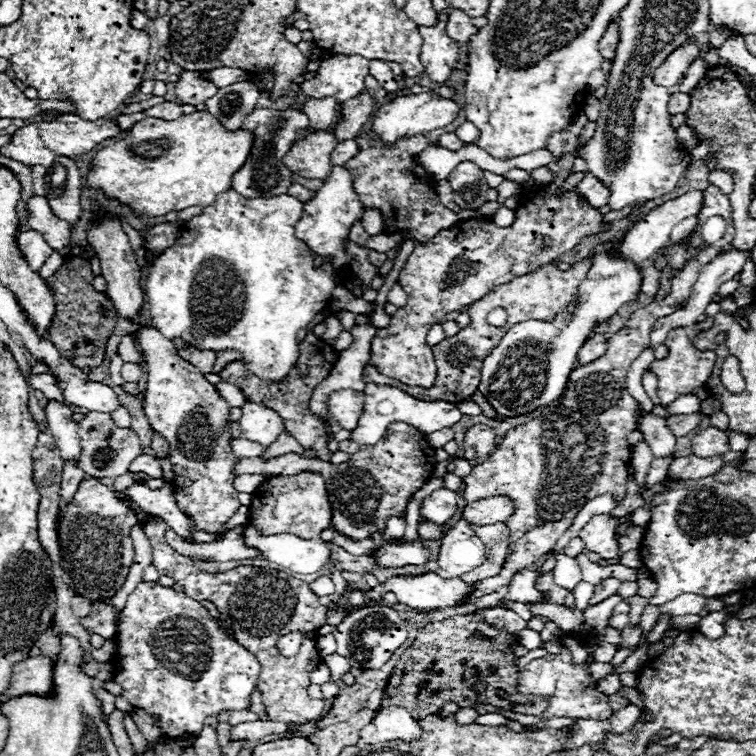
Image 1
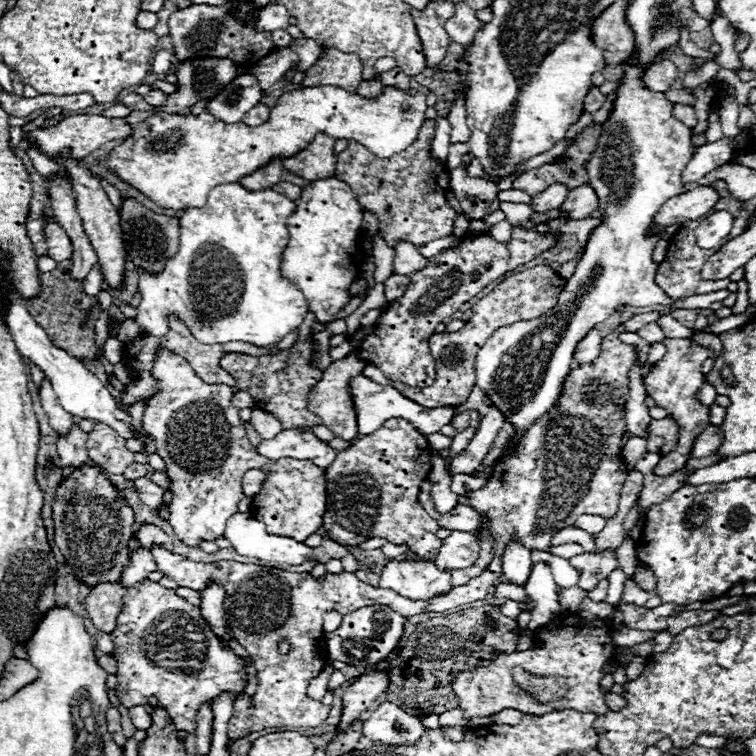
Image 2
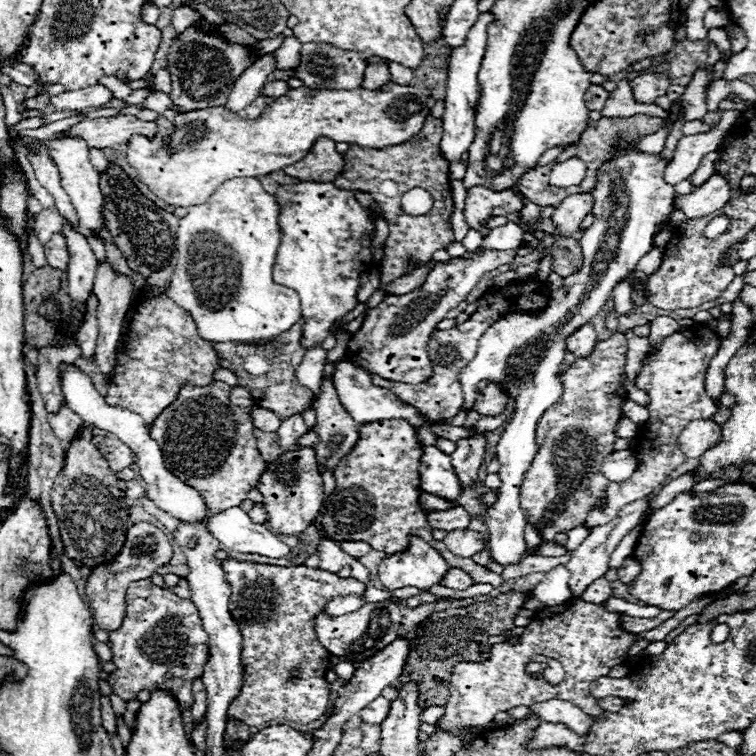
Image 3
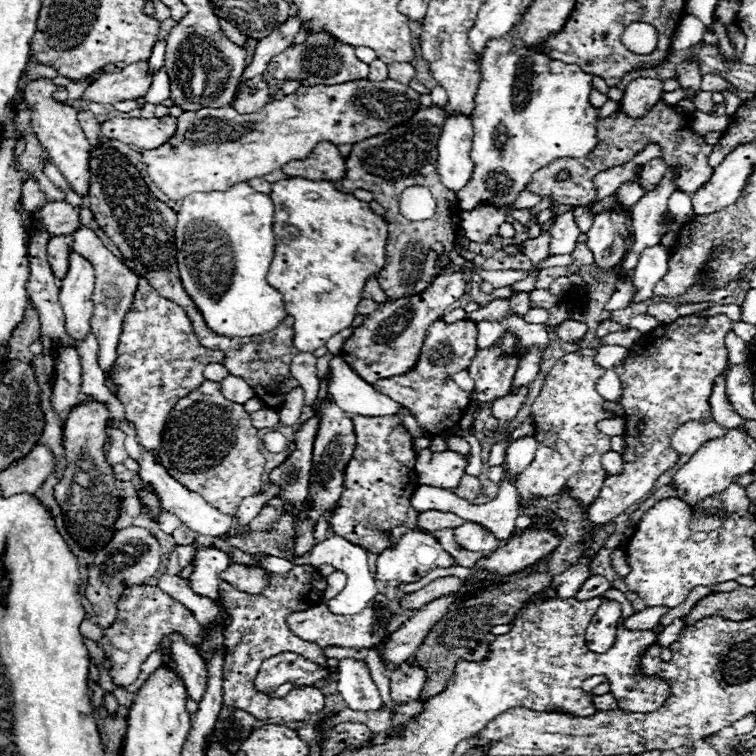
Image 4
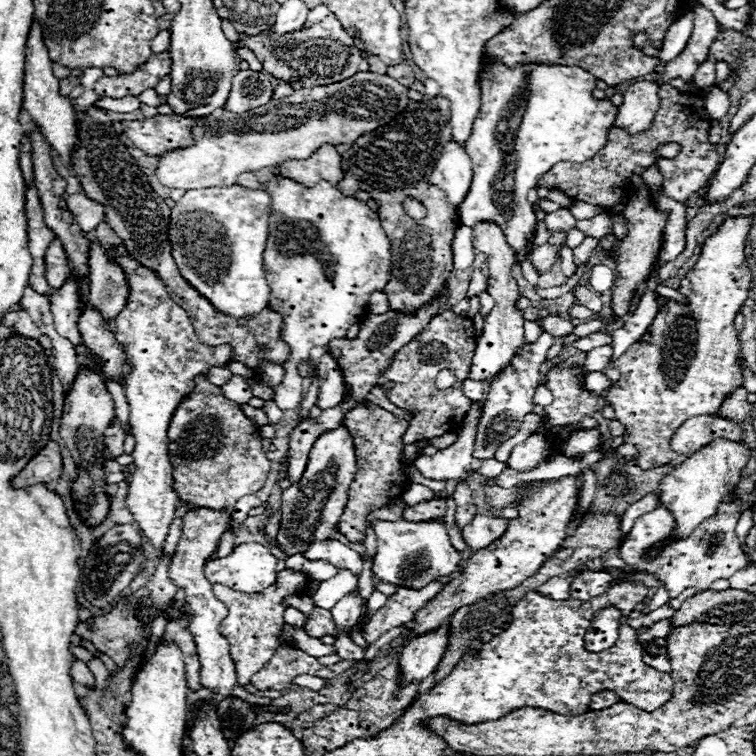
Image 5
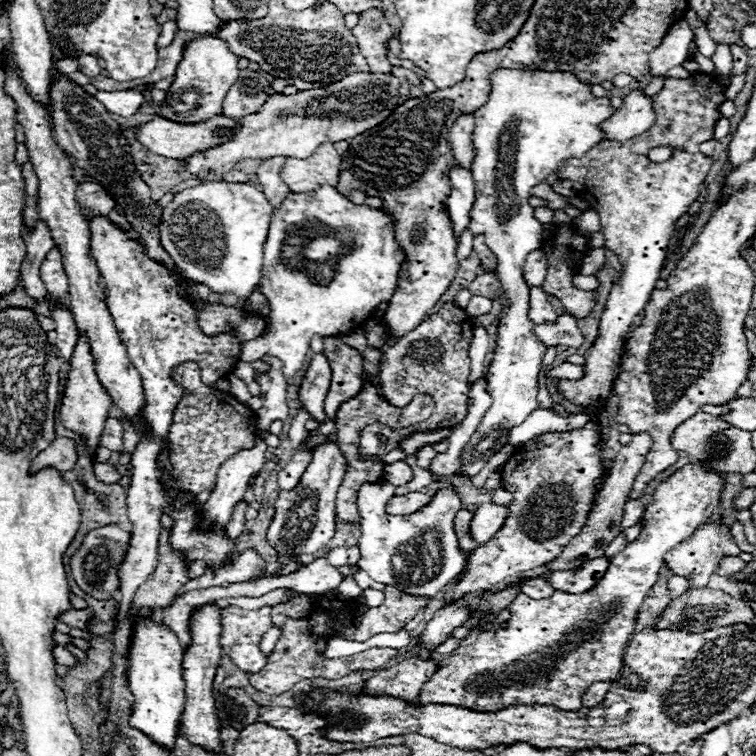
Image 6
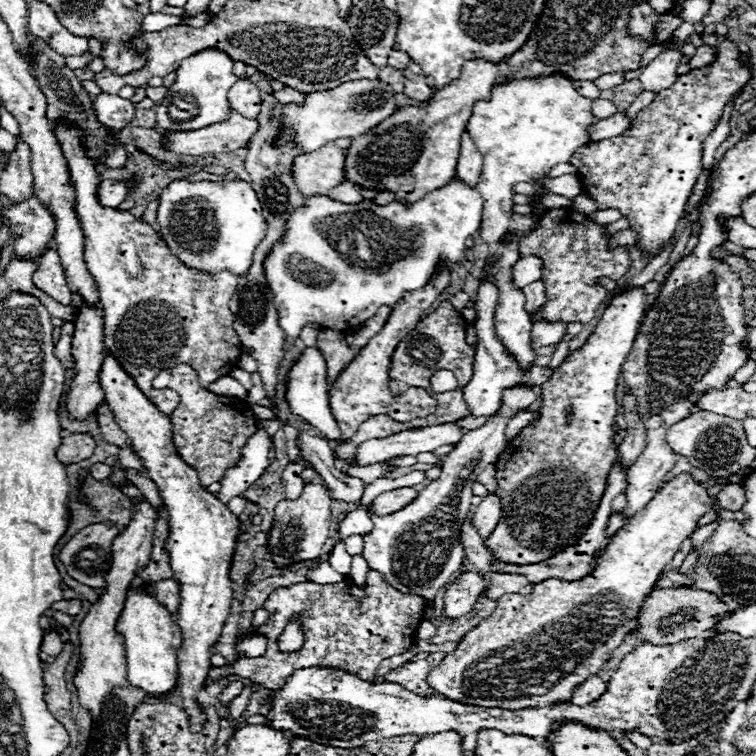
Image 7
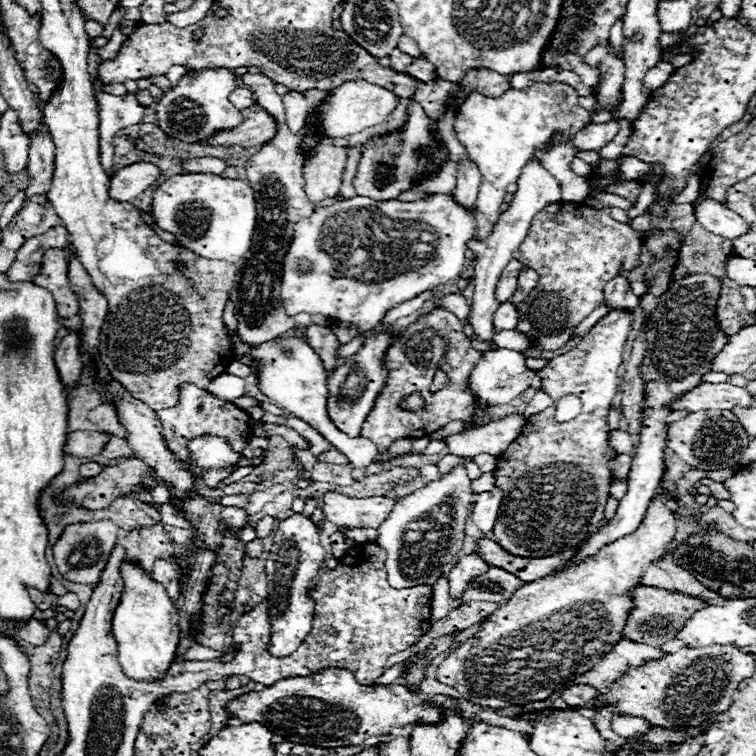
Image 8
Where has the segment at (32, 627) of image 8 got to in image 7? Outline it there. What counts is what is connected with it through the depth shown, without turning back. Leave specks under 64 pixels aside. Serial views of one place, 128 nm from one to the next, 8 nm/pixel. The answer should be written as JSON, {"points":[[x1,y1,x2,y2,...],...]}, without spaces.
{"points":[[56,630,44,632,44,642,42,642,42,652,48,656,58,656,62,652,62,640]]}

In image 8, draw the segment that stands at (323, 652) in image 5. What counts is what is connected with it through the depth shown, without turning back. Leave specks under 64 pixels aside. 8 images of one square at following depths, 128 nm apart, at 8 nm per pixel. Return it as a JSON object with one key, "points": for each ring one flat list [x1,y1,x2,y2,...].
{"points":[[194,644,192,648,184,650,184,654,182,654,184,660,218,660,220,656,224,656,224,652,218,652,208,646,200,646,200,644]]}

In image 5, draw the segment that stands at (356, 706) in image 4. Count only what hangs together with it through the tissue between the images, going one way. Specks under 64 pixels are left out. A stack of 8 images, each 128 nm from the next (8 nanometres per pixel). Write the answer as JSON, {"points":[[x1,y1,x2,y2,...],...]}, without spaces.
{"points":[[340,634,340,638,334,642,334,646,336,646,336,654,340,656,340,658,344,658,344,660,364,660,364,650,360,648,360,646,356,646,346,634]]}

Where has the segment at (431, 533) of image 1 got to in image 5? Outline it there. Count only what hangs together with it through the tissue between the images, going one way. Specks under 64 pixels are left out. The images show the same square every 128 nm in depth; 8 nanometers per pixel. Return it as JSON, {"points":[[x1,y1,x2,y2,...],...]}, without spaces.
{"points":[[368,402,368,404,358,404,356,408,352,408,346,414,342,424,352,434,358,470,348,488,348,502,346,502,344,514,340,516,340,520,336,524,336,530,340,534,344,534,350,542,358,544,358,542,364,542,364,538,366,538,366,534,364,534,366,516,374,510,388,506,396,498,400,498,406,492,406,488,410,486,406,474,398,474,398,472,404,472,404,468,406,468,404,458,402,458,402,450,404,450,402,436,408,428,408,422,398,420,388,410,378,408,372,402]]}

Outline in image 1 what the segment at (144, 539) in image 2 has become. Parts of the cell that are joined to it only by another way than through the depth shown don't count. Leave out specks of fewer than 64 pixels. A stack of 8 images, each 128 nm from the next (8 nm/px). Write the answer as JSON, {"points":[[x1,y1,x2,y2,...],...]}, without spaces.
{"points":[[242,528,230,530,222,540,218,542,192,542,182,536,178,536,174,530,166,530,166,540,168,544,176,550,182,552,190,558,200,558,200,560,218,560,218,562,228,562,228,560,242,560,242,558,256,558,262,560,262,554,256,548,246,548,242,540]]}

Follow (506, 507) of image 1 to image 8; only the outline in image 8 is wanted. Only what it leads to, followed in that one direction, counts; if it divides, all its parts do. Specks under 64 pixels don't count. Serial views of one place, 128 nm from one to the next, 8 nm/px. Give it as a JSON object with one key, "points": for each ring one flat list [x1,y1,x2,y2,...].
{"points":[[324,494,326,520,338,526,370,526,378,528,398,500,386,496,348,498,342,494]]}

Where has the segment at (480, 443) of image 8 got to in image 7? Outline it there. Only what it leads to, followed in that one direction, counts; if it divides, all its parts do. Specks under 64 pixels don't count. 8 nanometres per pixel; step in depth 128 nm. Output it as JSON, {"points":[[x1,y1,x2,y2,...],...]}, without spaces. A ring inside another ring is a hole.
{"points":[[306,348,306,352,300,356,300,360,292,366,288,372,288,390,286,400,290,406,290,412,296,416,302,416,306,422,310,422,322,436,328,440,334,440,340,444,340,430,332,416,332,410,328,406,328,384,326,384,326,360,322,358,318,348],[440,424,434,428,398,432,394,436,364,442,356,452,356,460,360,466,368,466,386,462,396,456,418,456,420,452,434,452,442,444,456,446,462,434,464,432,456,424]]}

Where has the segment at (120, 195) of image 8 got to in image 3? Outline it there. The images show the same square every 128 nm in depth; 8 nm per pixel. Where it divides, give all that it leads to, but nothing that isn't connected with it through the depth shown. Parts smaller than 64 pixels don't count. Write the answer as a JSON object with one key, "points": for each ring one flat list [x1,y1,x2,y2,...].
{"points":[[42,210,36,214,34,220,34,236,38,238,40,244,46,244,52,234,62,232,62,216,56,210]]}

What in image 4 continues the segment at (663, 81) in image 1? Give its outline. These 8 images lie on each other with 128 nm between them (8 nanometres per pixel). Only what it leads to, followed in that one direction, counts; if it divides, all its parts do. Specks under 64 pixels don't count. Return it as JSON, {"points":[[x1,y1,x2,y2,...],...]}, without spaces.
{"points":[[636,78,624,90,620,110,632,118,644,116,654,104,658,104,660,94,662,94,662,80]]}

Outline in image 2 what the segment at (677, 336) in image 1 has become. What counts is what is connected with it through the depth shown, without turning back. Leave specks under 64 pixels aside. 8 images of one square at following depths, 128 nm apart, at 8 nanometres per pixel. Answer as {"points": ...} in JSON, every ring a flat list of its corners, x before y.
{"points":[[666,338,666,340,662,340,662,344,668,348,668,352,666,352,666,356,660,362,656,362,652,366,650,374,646,376,644,386,648,390,648,396,654,398,656,406,666,408,670,418,674,418,678,422,678,426,680,426,680,442,678,442,678,446,674,448,672,454,668,454,666,458,662,458,658,462,658,466,654,468,656,476,668,476,674,470,680,470,688,462,688,454,690,454,694,438,702,432,702,428,710,426,710,422,708,422,710,408,702,406,694,398,694,394,706,382,706,376,702,374,704,360,714,356,714,352,710,348,702,348,702,346,698,346,690,338]]}

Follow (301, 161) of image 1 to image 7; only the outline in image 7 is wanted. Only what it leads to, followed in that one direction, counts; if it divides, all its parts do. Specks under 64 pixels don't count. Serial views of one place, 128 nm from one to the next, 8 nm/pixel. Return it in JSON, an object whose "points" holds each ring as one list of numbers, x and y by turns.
{"points":[[324,144,318,152,296,156,292,176,298,192,304,196,326,194,330,188,344,182,346,156,334,144]]}

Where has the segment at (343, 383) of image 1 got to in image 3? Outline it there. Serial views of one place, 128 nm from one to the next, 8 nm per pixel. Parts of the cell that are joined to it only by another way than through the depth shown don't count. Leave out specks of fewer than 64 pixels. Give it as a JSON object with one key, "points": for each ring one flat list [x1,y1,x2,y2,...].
{"points":[[332,376,324,378,320,384,320,394,314,398,312,402,314,410,316,410,316,434,320,436,320,444,314,446,316,450,316,458,318,458,318,466,326,464,330,470,334,470,334,466,352,450,354,442,358,440,360,432,358,432,358,424,352,420,352,416,346,412,346,408,342,406,338,392,334,388,334,380]]}

